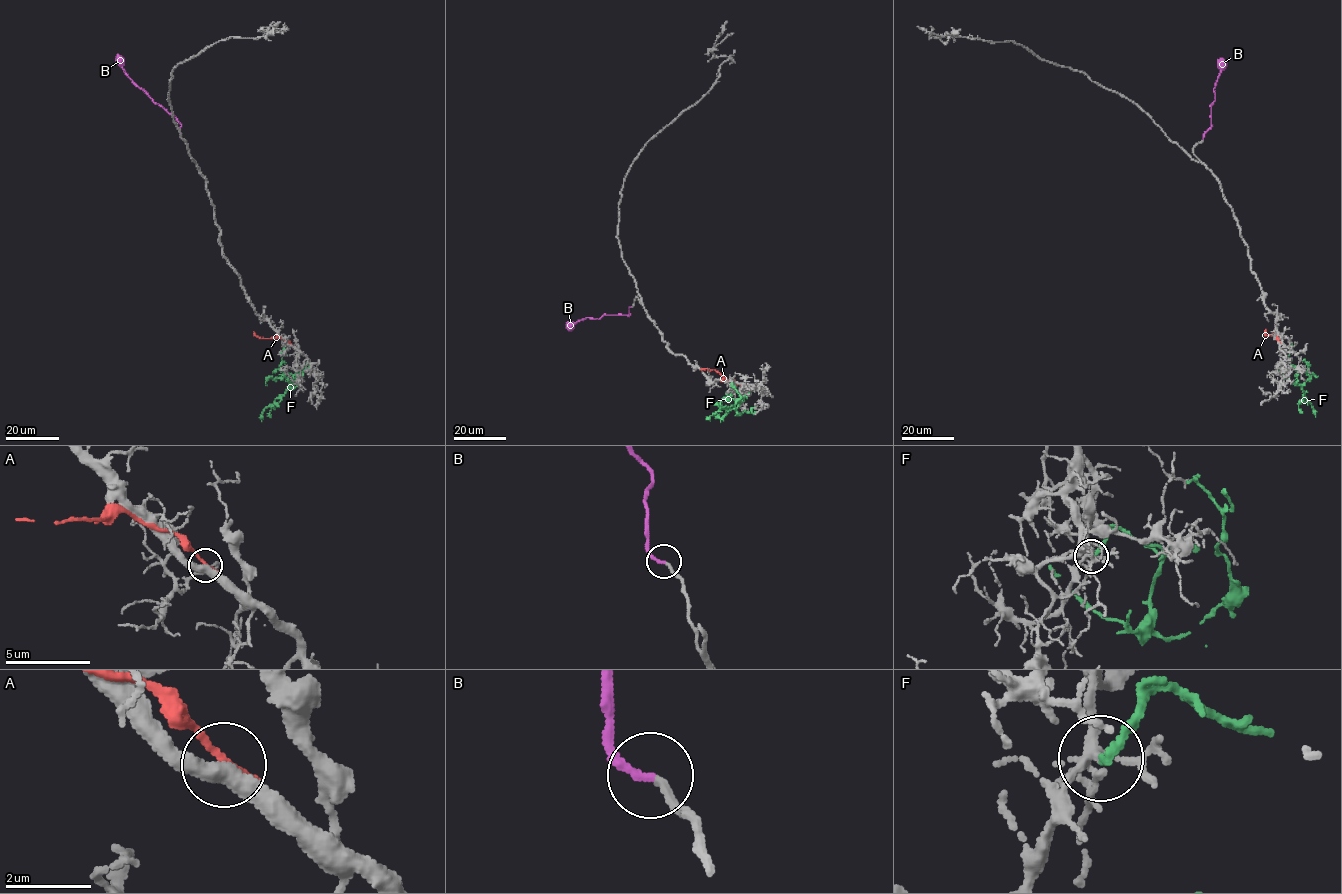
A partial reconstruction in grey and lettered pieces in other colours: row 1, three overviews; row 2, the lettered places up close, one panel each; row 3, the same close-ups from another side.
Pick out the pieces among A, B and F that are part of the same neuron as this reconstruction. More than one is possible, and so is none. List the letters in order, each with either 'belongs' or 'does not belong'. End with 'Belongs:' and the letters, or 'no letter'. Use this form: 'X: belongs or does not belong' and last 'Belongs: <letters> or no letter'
A: does not belong
B: belongs
F: does not belong
Belongs: B

